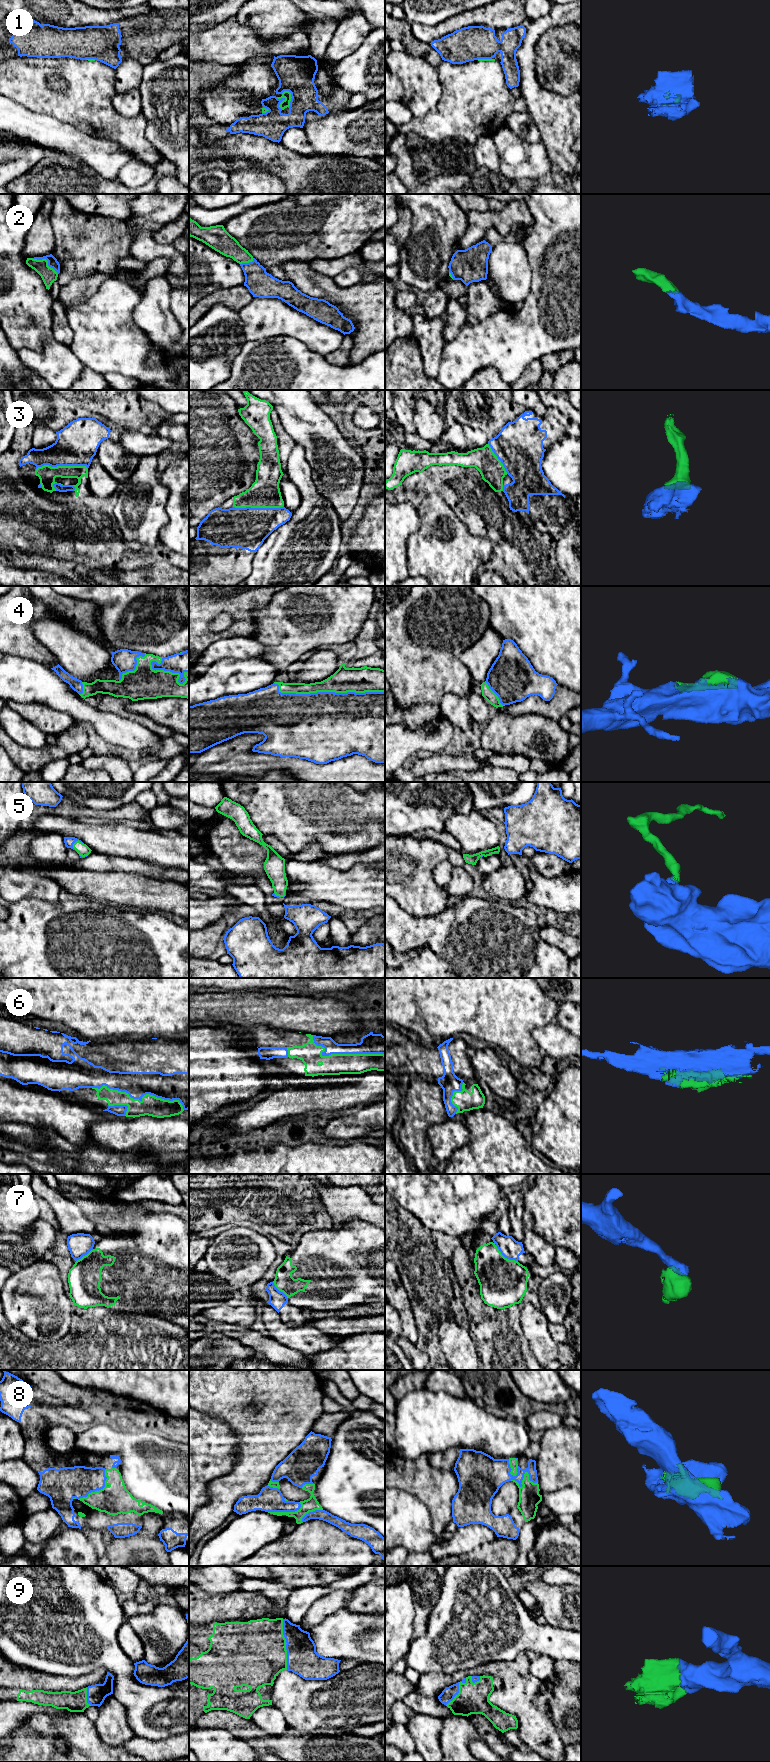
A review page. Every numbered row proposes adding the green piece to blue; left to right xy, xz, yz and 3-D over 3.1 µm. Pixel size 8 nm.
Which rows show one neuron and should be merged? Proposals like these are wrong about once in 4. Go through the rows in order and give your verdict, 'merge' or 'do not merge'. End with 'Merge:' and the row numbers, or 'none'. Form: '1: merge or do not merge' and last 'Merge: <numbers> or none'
1: do not merge
2: merge
3: merge
4: merge
5: merge
6: do not merge
7: do not merge
8: merge
9: merge
Merge: 2, 3, 4, 5, 8, 9

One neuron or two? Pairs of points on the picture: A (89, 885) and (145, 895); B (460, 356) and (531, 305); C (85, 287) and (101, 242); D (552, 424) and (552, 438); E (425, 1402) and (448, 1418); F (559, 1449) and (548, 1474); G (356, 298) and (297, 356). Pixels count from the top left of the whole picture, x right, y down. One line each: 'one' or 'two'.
A: one
B: one
C: two
D: one
E: one
F: one
G: two

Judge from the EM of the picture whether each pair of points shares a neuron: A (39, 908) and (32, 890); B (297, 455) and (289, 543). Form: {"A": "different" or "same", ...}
{"A": "different", "B": "same"}

